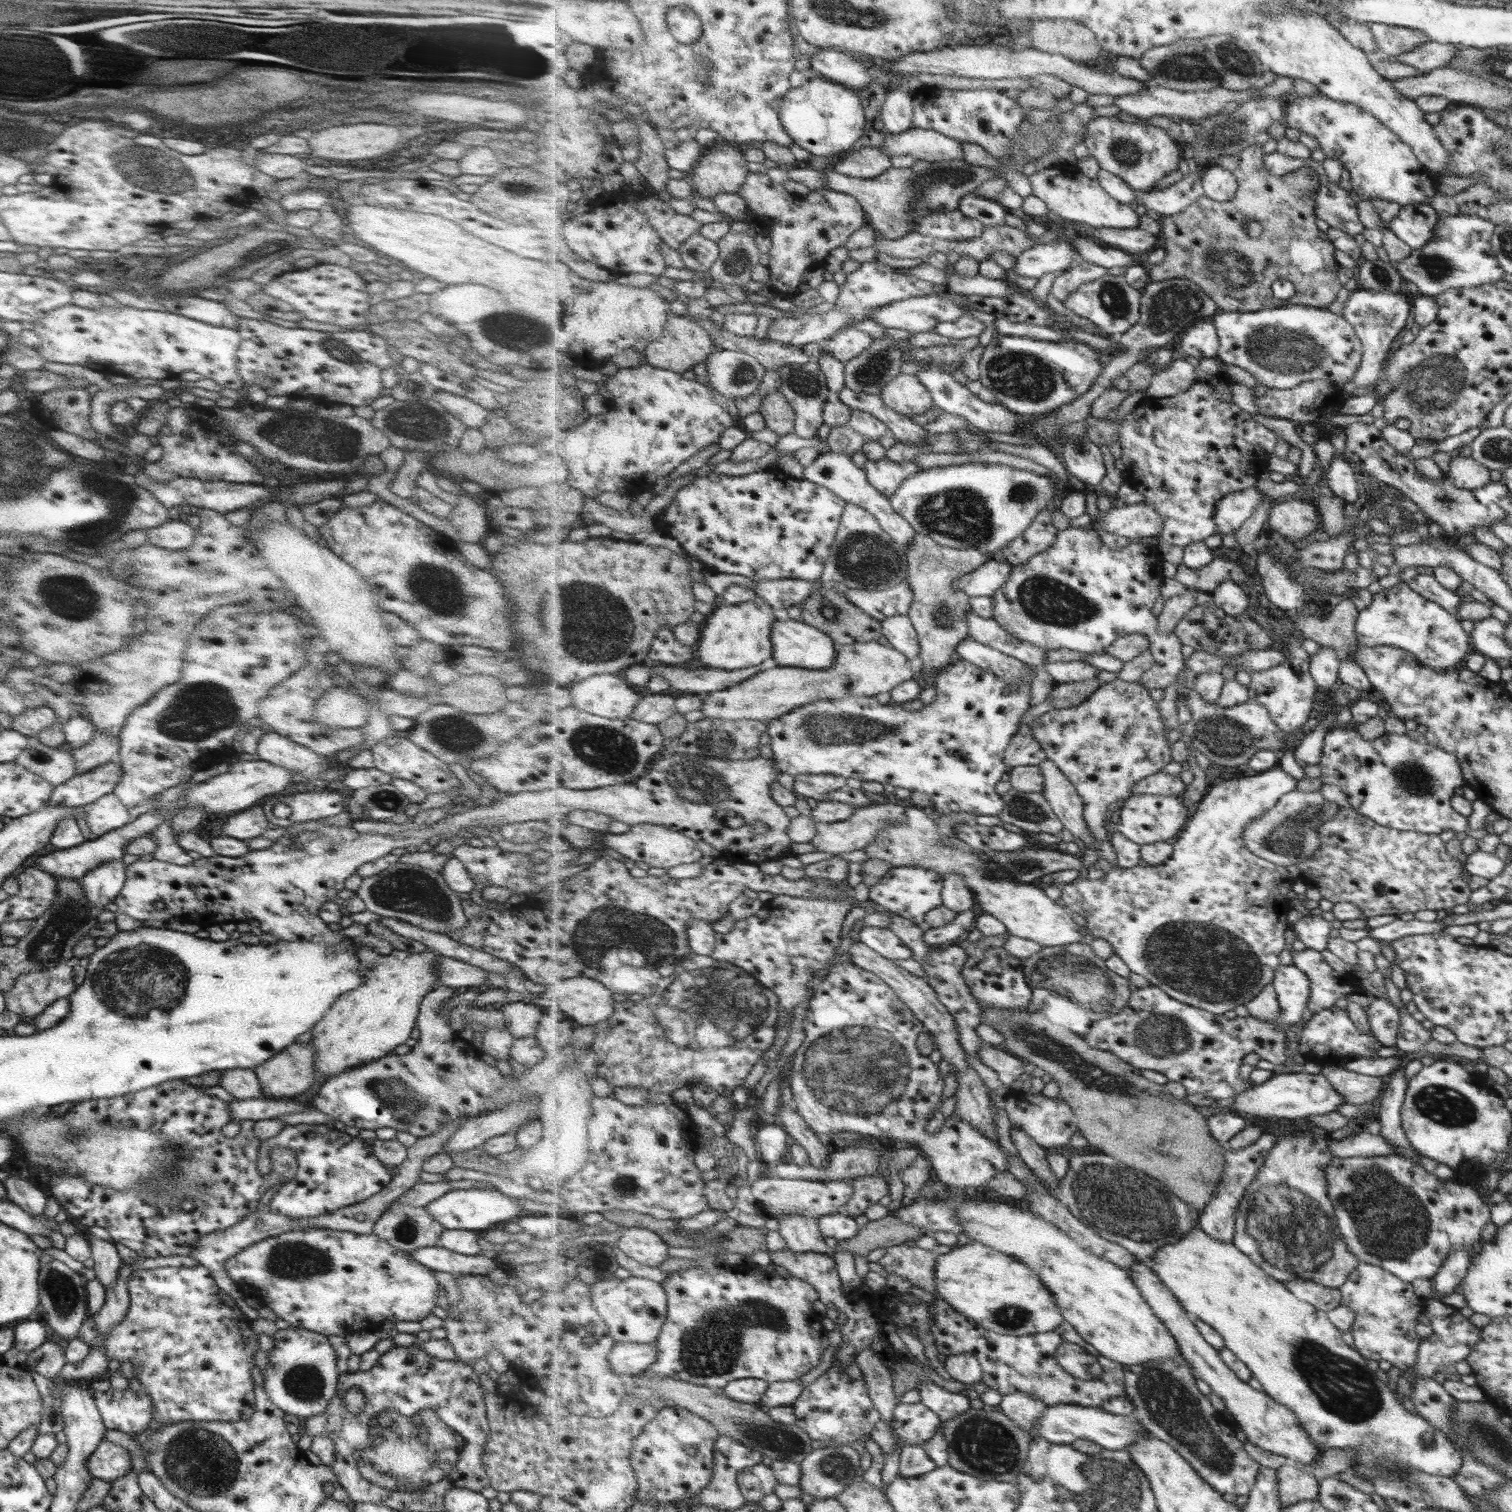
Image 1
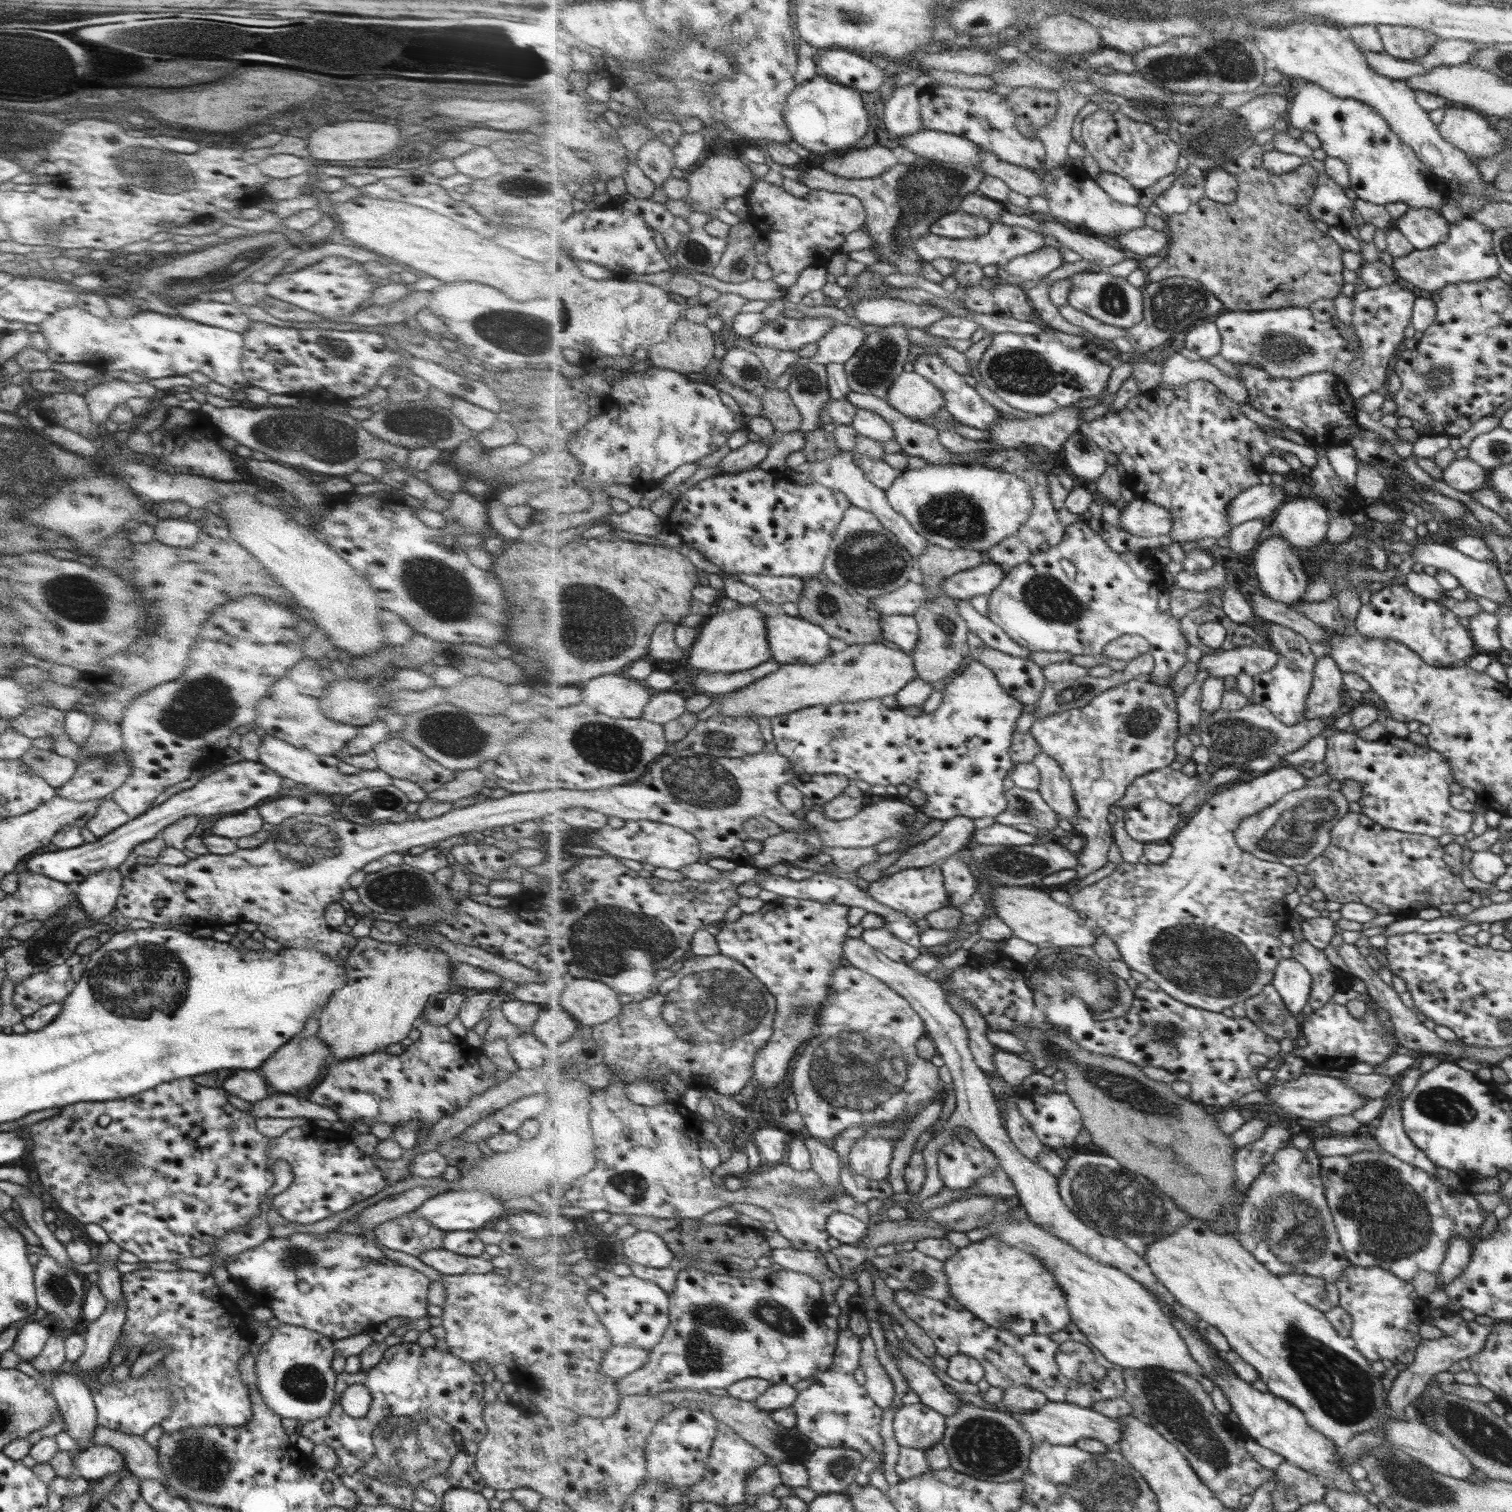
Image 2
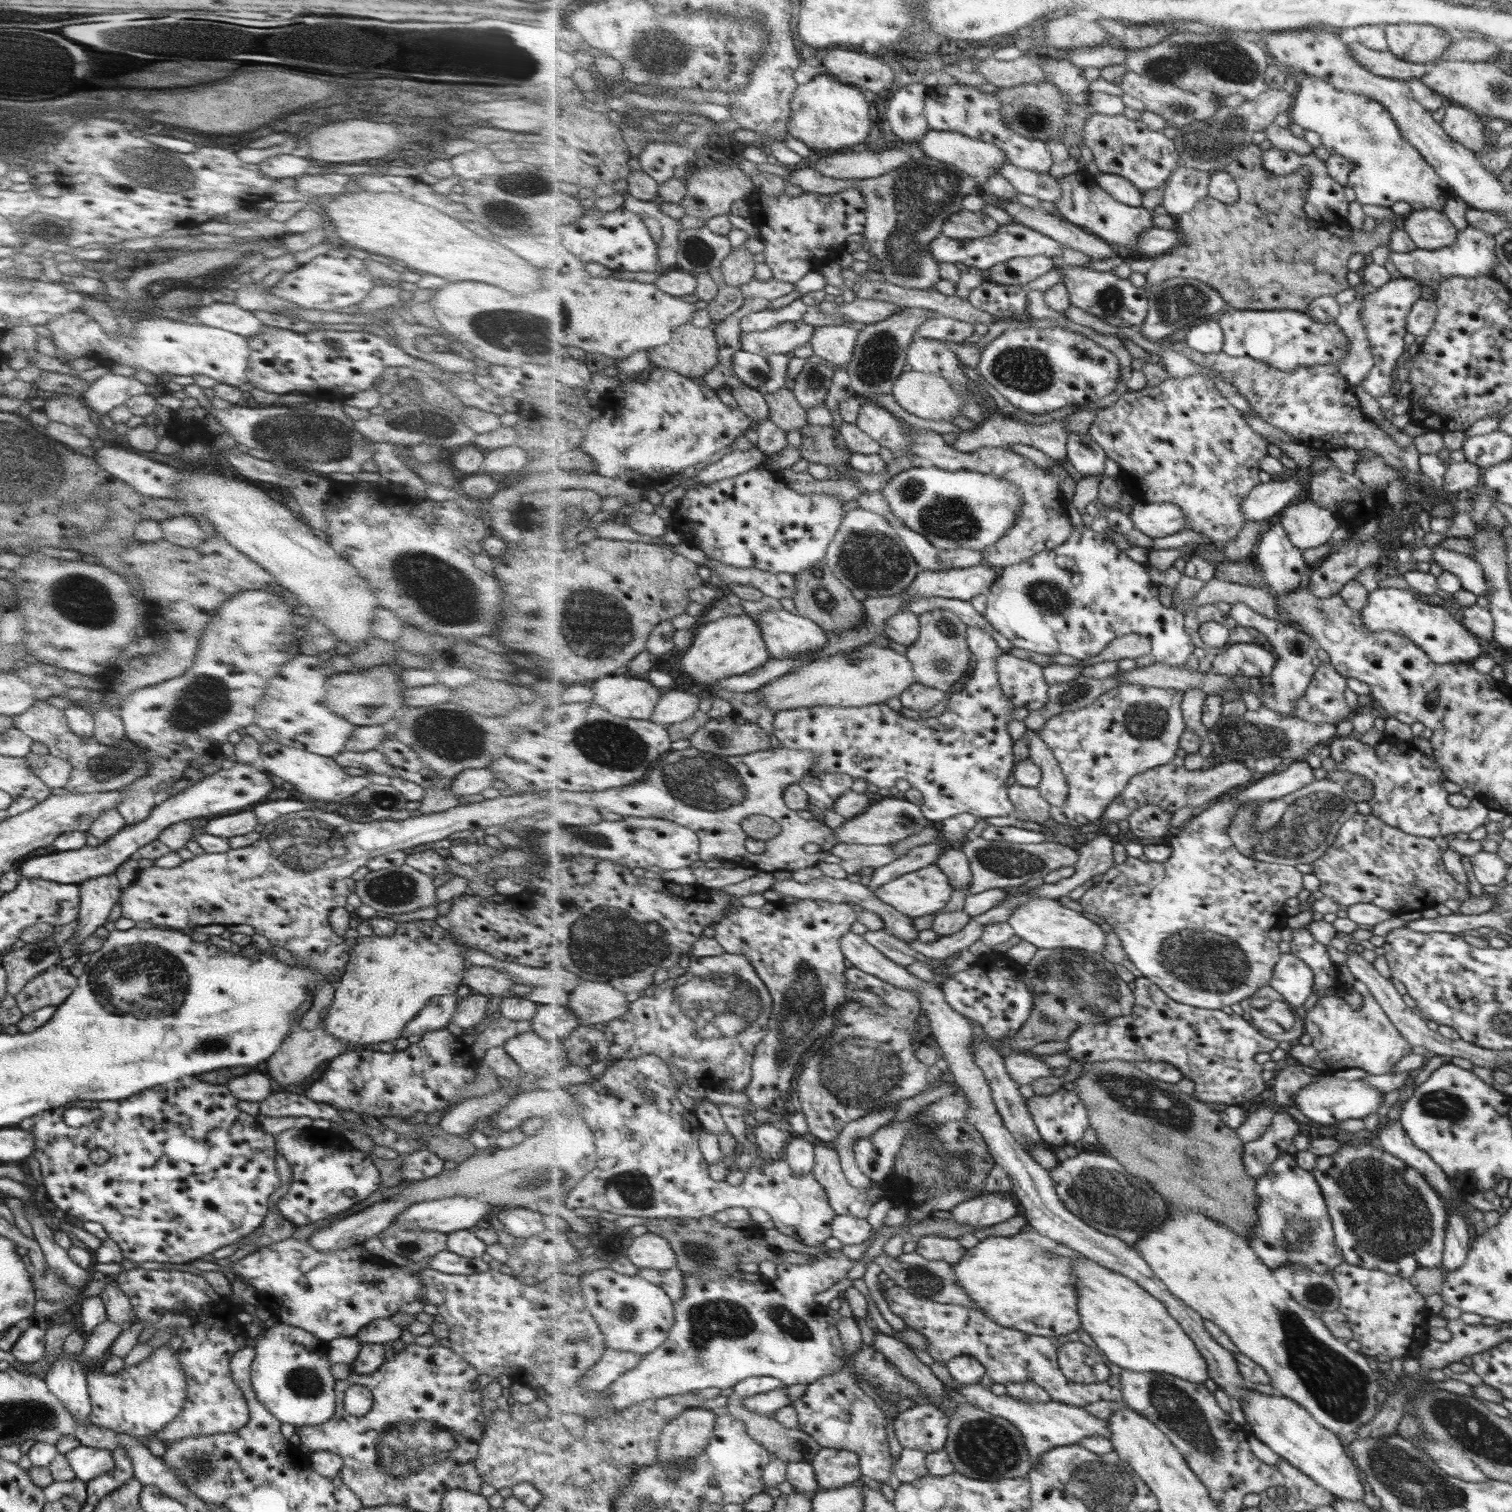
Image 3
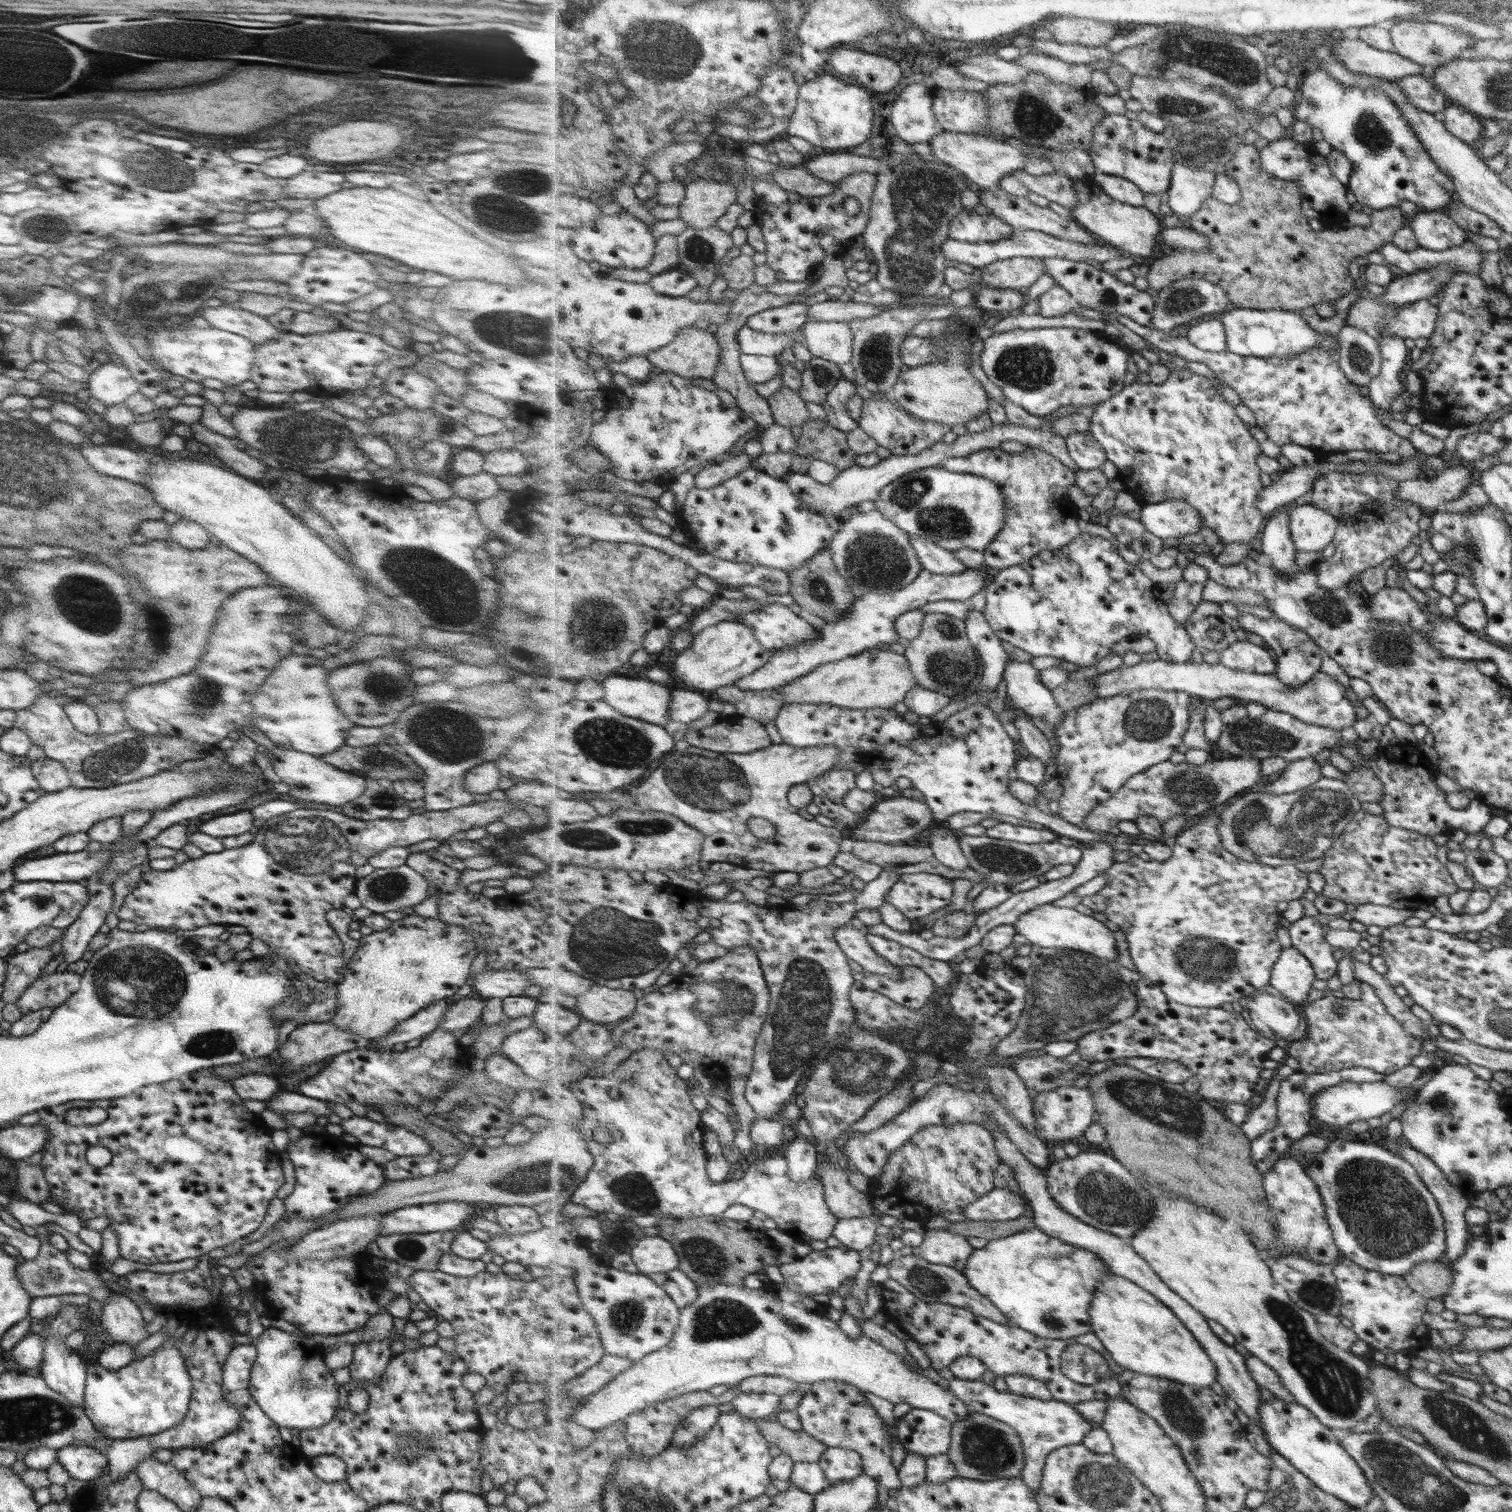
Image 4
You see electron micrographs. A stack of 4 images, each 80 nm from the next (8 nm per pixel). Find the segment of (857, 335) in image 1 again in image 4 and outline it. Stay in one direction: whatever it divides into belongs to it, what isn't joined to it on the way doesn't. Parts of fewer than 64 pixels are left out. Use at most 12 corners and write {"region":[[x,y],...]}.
{"region":[[809,320],[803,343],[815,358],[852,362],[847,322]]}

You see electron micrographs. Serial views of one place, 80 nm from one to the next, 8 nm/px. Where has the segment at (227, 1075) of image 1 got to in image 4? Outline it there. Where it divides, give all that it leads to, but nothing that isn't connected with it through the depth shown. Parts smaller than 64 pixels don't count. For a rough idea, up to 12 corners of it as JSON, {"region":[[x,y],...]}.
{"region":[[242,1075],[233,1092],[241,1100],[269,1101],[277,1082],[269,1075]]}

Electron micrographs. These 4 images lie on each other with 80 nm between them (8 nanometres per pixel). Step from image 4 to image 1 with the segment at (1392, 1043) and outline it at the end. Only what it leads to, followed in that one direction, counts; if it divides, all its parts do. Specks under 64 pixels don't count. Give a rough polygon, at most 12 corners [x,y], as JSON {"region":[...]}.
{"region":[[1332,1006],[1305,1023],[1295,1052],[1323,1067],[1381,1043]]}

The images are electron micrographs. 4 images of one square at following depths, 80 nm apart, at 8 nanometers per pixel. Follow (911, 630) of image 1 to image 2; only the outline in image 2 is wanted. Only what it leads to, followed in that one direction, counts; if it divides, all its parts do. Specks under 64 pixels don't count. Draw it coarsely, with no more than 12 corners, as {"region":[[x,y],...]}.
{"region":[[914,616],[882,617],[884,639],[907,654],[920,642]]}

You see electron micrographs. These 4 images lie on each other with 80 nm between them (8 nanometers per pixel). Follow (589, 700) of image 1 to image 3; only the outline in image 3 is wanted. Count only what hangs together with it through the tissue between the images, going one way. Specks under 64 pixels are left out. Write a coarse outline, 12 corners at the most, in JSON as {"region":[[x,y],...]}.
{"region":[[614,674],[593,682],[595,701],[623,718],[652,720],[664,690]]}

